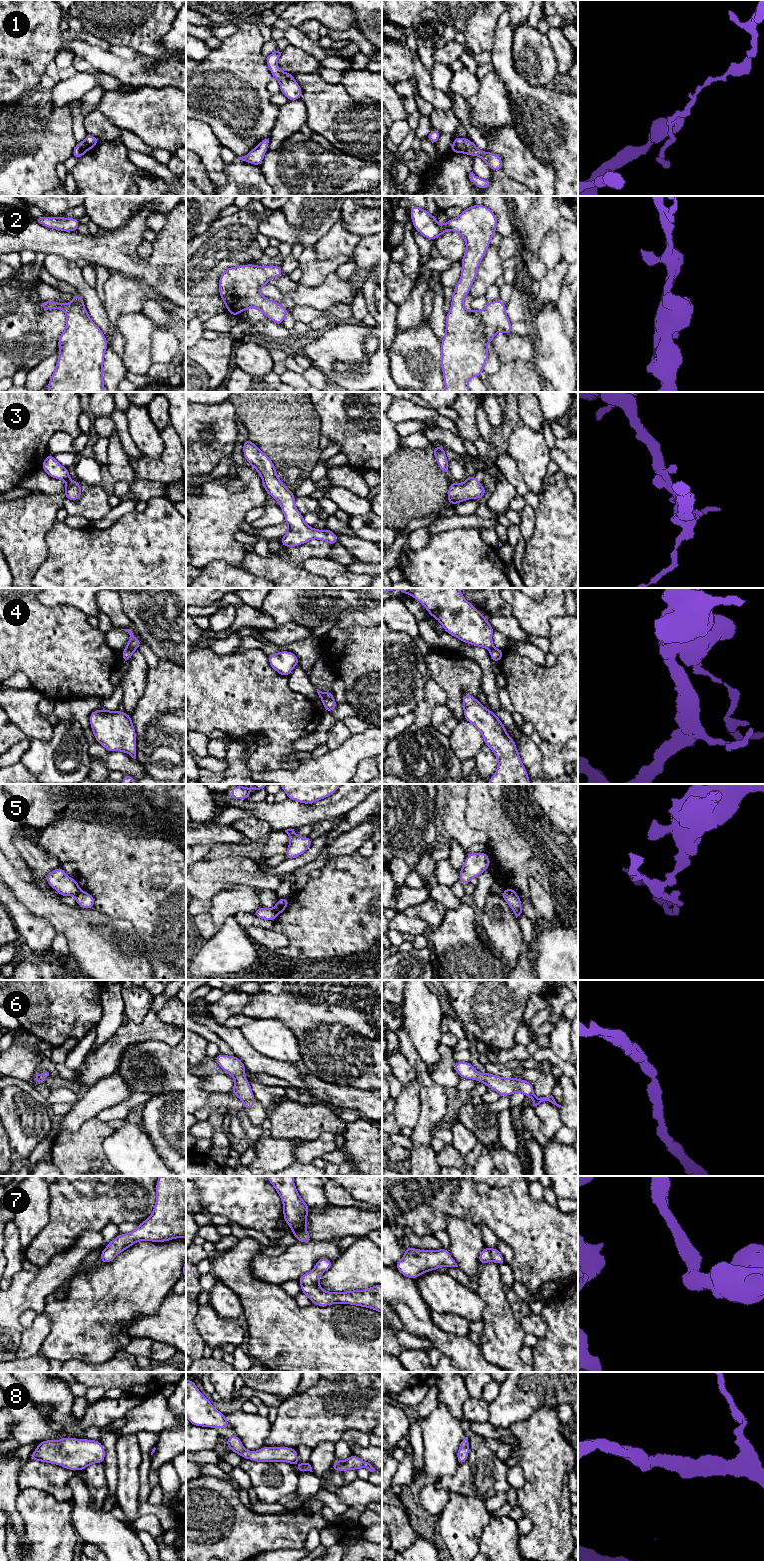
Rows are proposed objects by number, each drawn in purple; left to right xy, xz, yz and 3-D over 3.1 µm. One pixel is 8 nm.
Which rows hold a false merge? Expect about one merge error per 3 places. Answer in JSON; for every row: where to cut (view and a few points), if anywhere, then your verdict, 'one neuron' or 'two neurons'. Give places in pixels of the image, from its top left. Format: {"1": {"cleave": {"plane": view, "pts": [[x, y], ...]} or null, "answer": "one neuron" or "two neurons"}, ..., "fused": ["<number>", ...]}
{"1": {"cleave": null, "answer": "one neuron"}, "2": {"cleave": null, "answer": "one neuron"}, "3": {"cleave": null, "answer": "one neuron"}, "4": {"cleave": {"plane": "xz", "pts": [[321, 698], [333, 699]]}, "answer": "two neurons"}, "5": {"cleave": {"plane": "xz", "pts": [[273, 909], [277, 915]]}, "answer": "two neurons"}, "6": {"cleave": null, "answer": "one neuron"}, "7": {"cleave": null, "answer": "one neuron"}, "8": {"cleave": null, "answer": "one neuron"}, "fused": ["4", "5"]}

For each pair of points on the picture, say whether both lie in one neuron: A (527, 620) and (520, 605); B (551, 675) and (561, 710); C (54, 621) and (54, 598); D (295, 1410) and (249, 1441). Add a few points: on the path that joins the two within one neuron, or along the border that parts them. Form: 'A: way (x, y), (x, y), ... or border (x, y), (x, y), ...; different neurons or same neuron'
A: way (527, 616), (527, 612), (524, 609); same neuron
B: way (551, 684), (552, 701); same neuron
C: border (37, 598), (46, 606), (72, 605), (77, 609); different neurons
D: border (271, 1423), (264, 1445); different neurons

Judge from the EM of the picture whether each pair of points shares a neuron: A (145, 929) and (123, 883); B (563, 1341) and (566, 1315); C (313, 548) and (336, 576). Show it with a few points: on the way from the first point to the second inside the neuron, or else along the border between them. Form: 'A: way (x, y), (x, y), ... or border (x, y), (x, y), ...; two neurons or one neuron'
A: way (145, 918), (145, 908), (131, 894); one neuron
B: way (566, 1335), (566, 1321); one neuron
C: border (328, 557), (309, 557), (299, 564); two neurons

